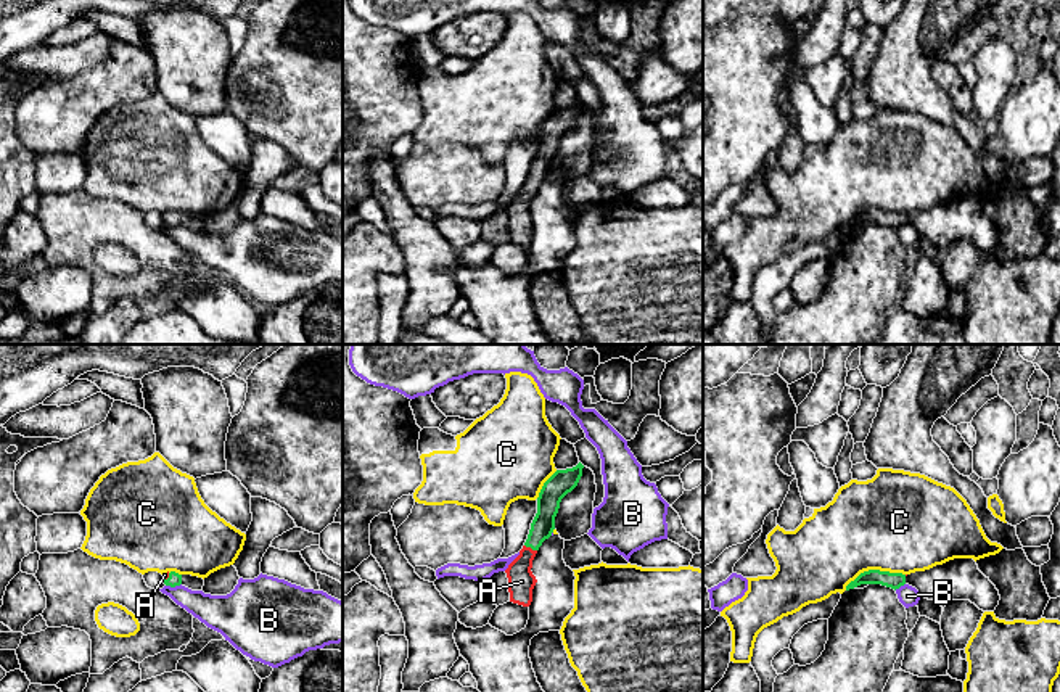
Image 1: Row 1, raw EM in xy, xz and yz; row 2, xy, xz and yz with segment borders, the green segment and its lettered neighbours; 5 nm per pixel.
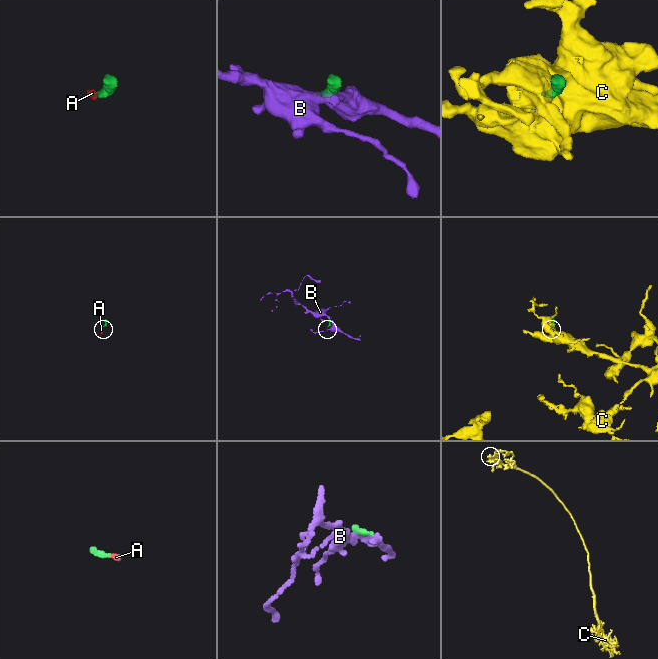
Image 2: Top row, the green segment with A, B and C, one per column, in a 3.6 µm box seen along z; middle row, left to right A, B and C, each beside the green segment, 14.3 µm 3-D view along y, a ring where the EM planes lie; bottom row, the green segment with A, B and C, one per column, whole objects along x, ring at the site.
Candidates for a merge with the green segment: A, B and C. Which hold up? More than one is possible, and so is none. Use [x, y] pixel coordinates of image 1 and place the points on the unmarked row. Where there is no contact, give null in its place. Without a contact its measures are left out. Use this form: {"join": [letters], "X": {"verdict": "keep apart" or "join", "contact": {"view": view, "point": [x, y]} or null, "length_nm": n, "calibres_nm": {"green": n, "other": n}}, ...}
{"join": ["A"], "A": {"verdict": "join", "contact": {"view": "xz", "point": [531, 187]}, "length_nm": 70, "calibres_nm": {"green": 120, "other": 140}}, "B": {"verdict": "keep apart", "contact": {"view": "xy", "point": [172, 226]}, "length_nm": 80, "calibres_nm": {"green": 70, "other": 160}}, "C": {"verdict": "keep apart", "contact": {"view": "yz", "point": [874, 210]}, "length_nm": 320, "calibres_nm": {"green": 80, "other": 480}}}

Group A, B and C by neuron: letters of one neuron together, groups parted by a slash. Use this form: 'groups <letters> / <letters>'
groups A / B / C

